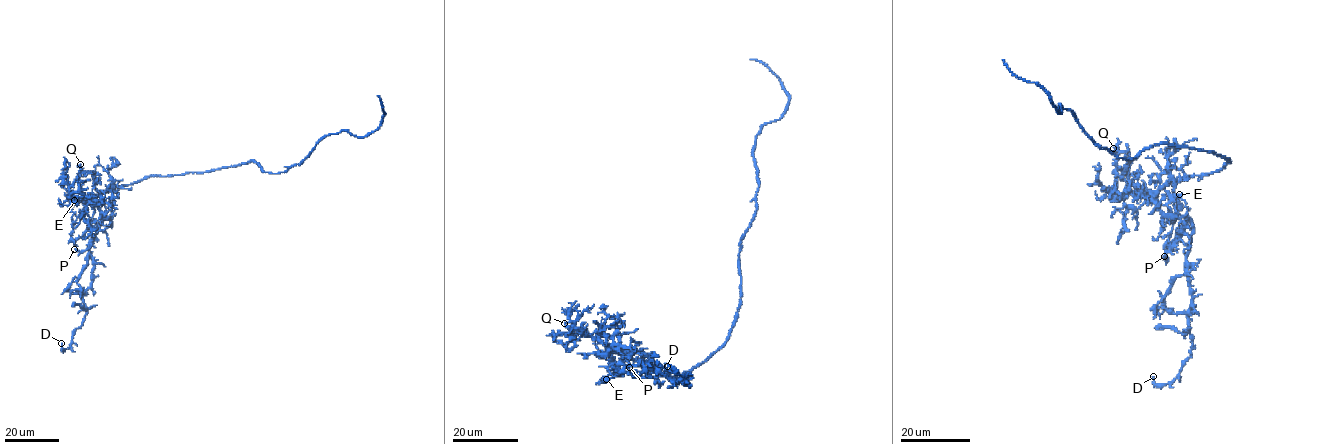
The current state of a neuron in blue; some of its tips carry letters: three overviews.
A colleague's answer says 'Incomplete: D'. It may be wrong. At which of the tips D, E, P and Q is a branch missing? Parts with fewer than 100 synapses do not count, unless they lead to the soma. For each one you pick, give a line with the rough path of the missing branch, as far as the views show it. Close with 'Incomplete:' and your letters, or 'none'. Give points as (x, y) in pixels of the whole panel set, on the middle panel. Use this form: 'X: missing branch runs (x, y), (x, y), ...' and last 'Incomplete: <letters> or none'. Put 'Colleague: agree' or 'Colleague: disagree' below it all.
Incomplete: none
Colleague: disagree

